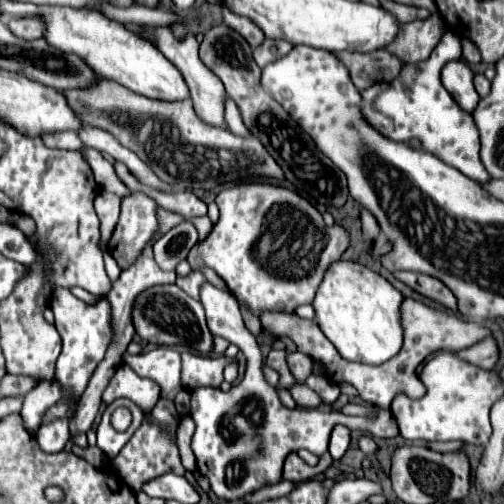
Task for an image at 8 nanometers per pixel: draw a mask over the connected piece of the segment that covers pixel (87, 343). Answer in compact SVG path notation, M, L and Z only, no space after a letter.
M56 287L52 293L52 313L54 313L54 325L62 337L62 353L56 361L54 381L70 395L72 405L76 405L80 401L80 395L88 387L88 381L94 375L96 367L104 361L106 351L114 337L110 303L104 297L98 303L88 305L88 303L76 299L68 289Z

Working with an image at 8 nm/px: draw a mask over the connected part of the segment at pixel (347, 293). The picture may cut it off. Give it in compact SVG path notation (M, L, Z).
M336 261L330 269L328 275L324 275L324 281L316 293L316 301L312 303L316 309L316 321L322 333L328 337L328 341L338 349L338 353L348 359L348 361L358 361L358 363L368 363L368 365L382 365L390 357L394 357L400 347L402 347L402 301L404 295L388 283L380 273L352 261Z

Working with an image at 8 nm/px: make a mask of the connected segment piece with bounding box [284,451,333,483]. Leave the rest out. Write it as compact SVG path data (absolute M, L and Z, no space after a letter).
M328 451L323 455L325 455L325 462L319 462L316 466L310 466L306 465L296 453L290 453L286 457L286 463L284 463L284 479L294 481L294 483L302 483L302 481L308 481L308 479L323 473L333 462Z

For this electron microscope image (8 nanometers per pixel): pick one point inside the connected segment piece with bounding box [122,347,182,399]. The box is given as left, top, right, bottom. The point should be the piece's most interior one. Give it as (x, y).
(163, 364)

